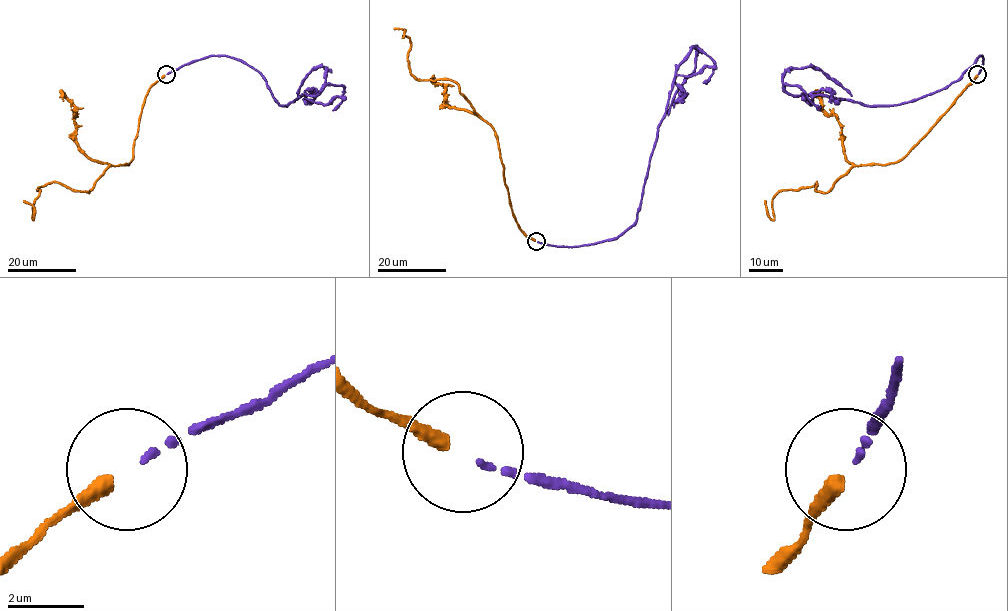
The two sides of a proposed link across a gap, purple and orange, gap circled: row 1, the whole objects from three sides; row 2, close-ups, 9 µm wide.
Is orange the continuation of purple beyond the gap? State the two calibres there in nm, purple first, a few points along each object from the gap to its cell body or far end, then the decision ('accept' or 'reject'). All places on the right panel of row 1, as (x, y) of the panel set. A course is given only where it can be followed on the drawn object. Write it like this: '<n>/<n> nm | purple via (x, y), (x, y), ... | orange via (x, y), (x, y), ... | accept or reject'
120/380 nm | purple via (978, 74), (981, 55), (943, 89), (869, 106), (793, 95), (782, 75), (818, 67), (852, 95) | orange via (977, 75), (896, 162), (854, 165), (823, 192), (817, 182), (781, 190), (772, 199), (773, 220), (764, 200) | accept

